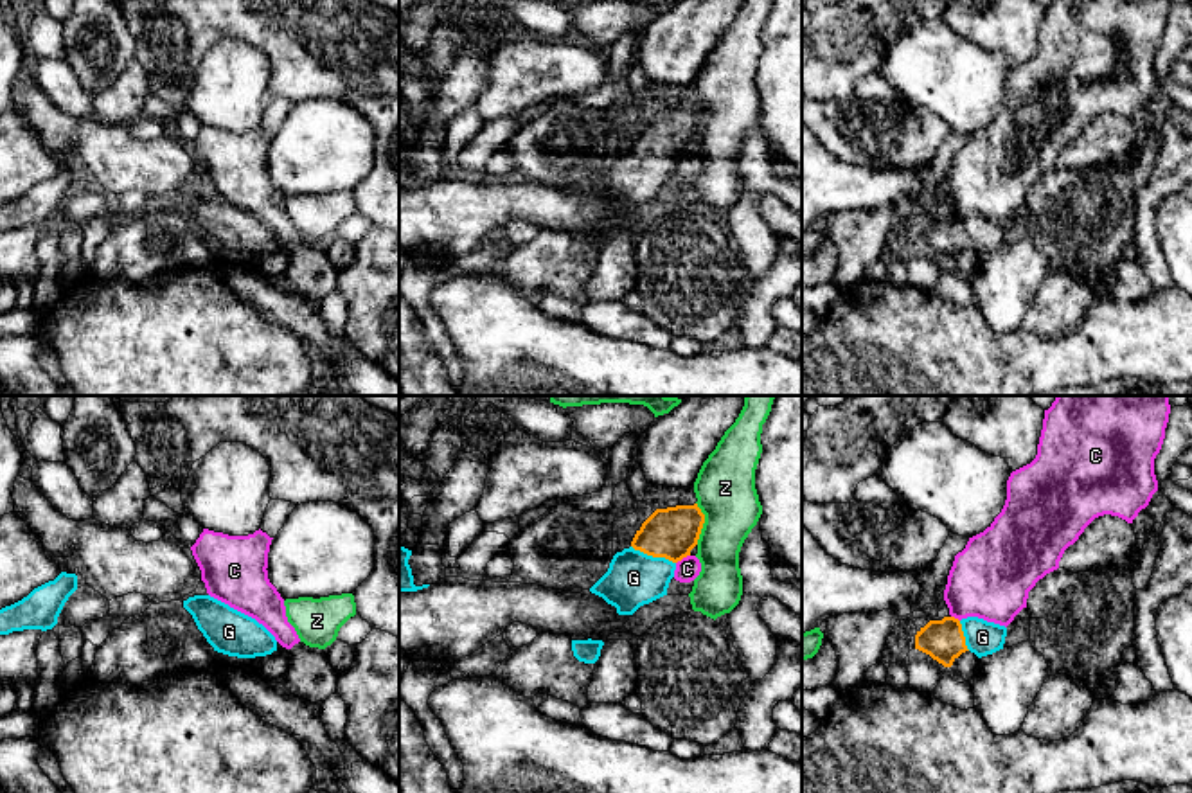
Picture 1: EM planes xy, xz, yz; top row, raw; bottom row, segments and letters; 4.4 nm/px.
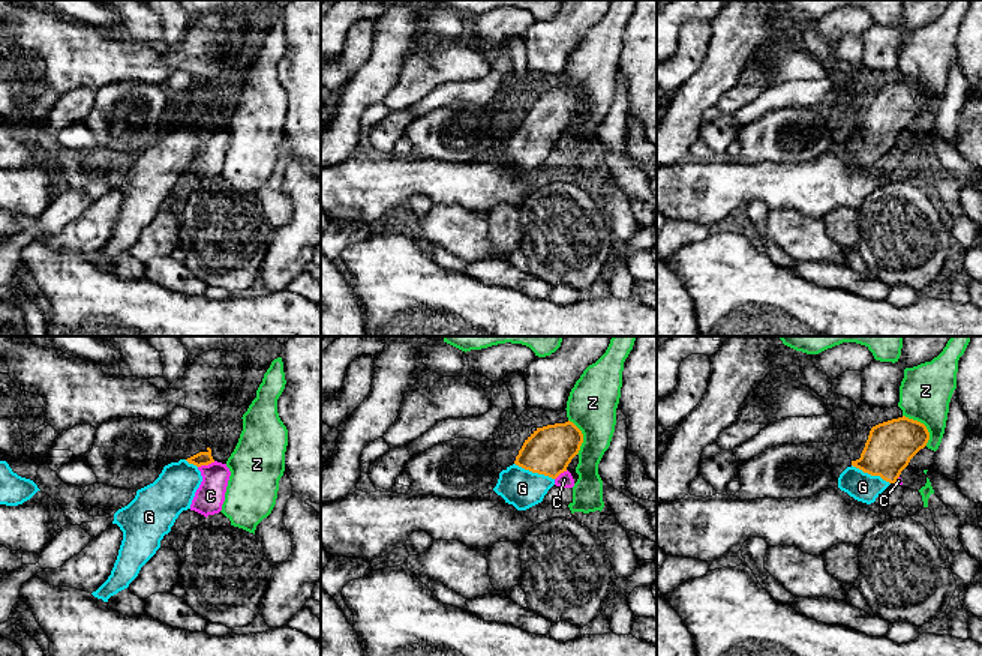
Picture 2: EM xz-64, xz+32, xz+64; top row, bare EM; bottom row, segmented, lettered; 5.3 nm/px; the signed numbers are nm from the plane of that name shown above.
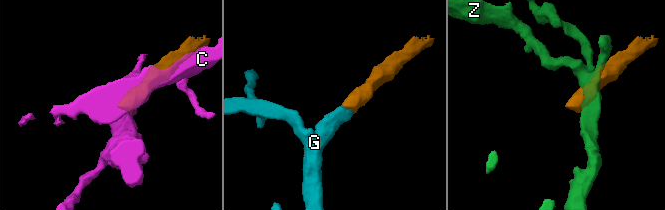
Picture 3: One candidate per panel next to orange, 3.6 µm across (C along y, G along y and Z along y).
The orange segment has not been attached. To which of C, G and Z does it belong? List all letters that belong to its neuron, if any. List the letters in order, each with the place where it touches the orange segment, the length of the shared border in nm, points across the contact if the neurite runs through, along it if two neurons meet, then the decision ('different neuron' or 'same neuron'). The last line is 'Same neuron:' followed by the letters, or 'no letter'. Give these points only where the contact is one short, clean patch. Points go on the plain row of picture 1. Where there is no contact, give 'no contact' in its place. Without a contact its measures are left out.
C: contact xz (682, 155); length 80 nm; border xz (689, 151), (676, 160); different neuron
G: contact xz (653, 153); length 220 nm; way xz (671, 130), (653, 153), (633, 175); same neuron
Z: contact xz (703, 119); length 190 nm; border xz (696, 99), (703, 112), (698, 141); different neuron
Same neuron: G

